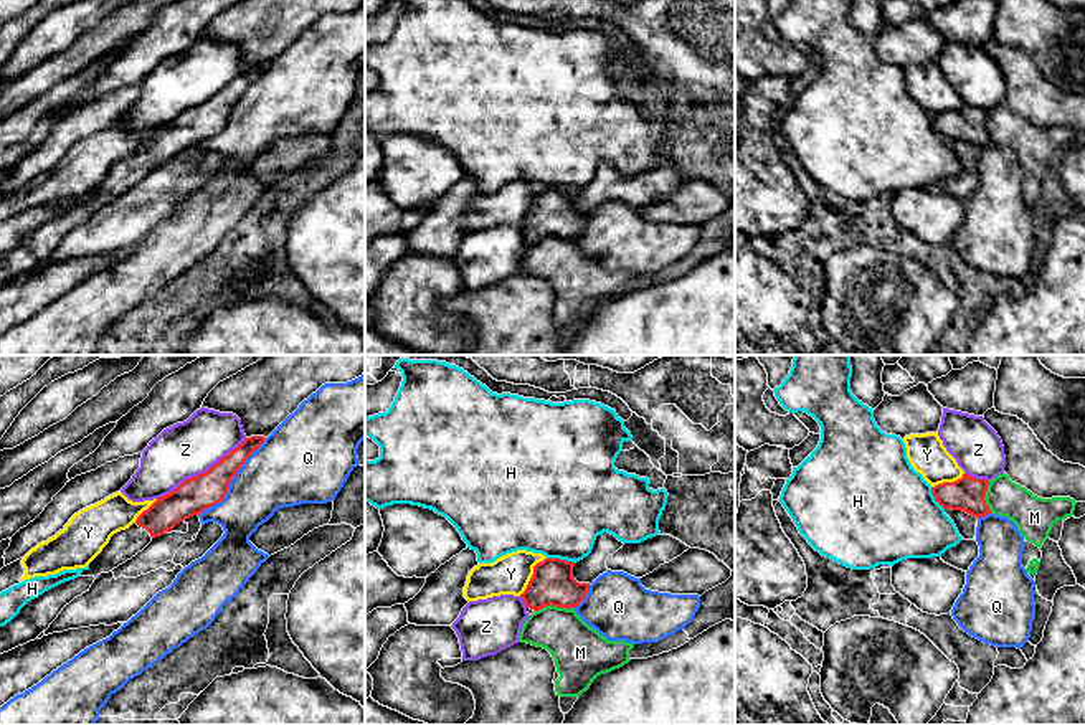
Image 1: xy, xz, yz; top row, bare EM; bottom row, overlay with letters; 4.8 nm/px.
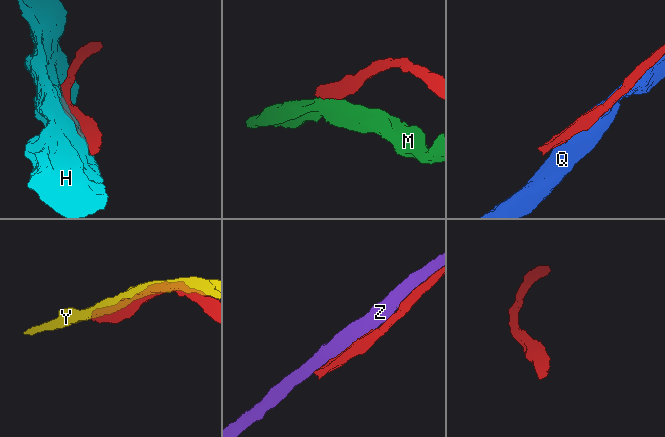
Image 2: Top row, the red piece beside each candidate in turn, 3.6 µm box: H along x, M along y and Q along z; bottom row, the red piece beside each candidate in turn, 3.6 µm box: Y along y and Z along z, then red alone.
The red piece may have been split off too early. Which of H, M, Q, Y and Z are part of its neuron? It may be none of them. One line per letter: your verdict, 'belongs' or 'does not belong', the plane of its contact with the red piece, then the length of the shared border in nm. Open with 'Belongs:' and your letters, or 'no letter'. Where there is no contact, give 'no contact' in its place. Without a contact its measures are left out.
Belongs: no letter
H: does not belong; meets red in xz; contact 140 nm long
M: does not belong; meets red in xz; contact 190 nm long
Q: does not belong; meets red in xy; contact 500 nm long
Y: does not belong; meets red in xz; contact 240 nm long
Z: does not belong; meets red in xy; contact 550 nm long

